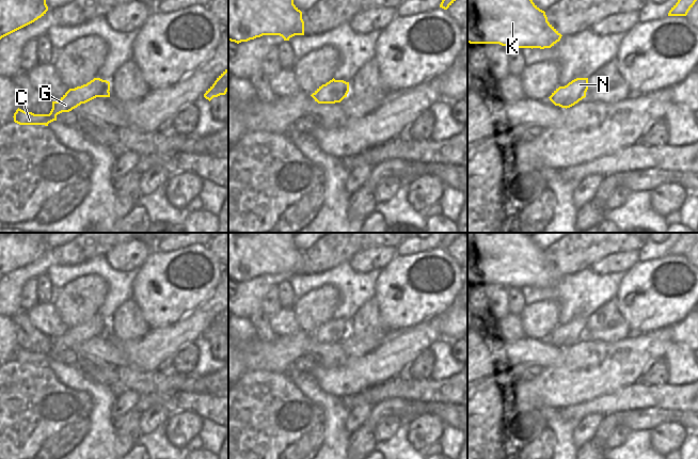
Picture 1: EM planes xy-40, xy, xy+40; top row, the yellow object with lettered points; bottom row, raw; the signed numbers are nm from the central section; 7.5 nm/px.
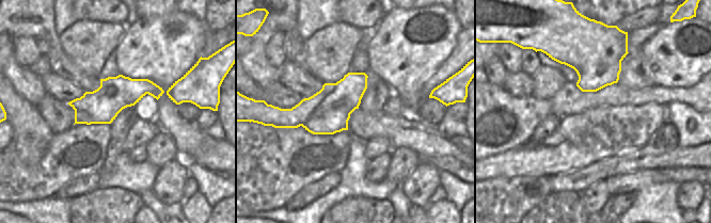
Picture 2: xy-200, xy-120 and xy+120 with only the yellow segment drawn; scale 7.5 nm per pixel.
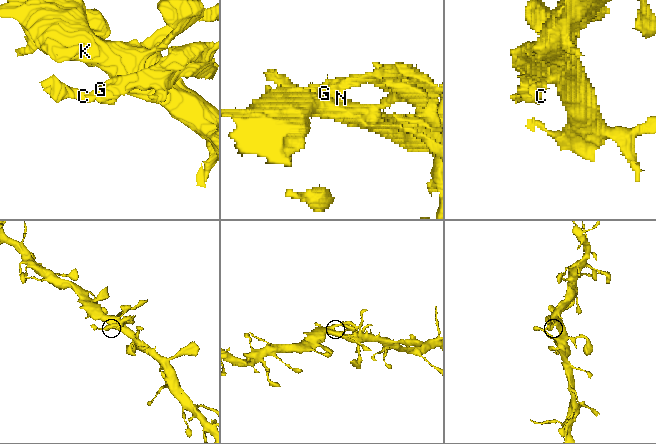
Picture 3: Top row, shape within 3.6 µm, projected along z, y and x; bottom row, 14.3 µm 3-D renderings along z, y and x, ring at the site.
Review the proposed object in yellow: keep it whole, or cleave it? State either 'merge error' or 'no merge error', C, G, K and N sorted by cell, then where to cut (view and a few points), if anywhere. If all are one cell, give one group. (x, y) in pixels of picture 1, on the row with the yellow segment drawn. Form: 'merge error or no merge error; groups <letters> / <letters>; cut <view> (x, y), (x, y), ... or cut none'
merge error; groups C G / K N; cut xy (326, 83), (329, 88), (339, 92), (343, 98)

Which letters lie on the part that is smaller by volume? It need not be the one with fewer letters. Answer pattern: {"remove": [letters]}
{"remove": ["C", "G"]}

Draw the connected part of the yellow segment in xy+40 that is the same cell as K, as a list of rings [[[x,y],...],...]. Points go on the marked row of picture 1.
[[[467,0],[467,43],[551,48],[561,34],[533,0]]]

